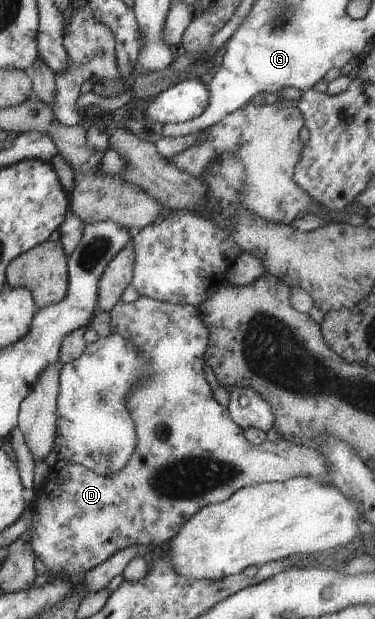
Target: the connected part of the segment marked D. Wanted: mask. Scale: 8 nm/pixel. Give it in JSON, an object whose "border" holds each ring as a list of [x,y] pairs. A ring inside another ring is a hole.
{"border":[[[139,296],[129,303],[120,299],[108,313],[111,332],[131,339],[141,353],[151,359],[155,375],[149,381],[141,381],[139,387],[127,397],[127,409],[131,411],[131,419],[135,423],[137,445],[124,468],[111,475],[98,475],[57,459],[48,469],[43,484],[36,490],[29,529],[30,545],[37,561],[41,561],[41,568],[49,569],[49,577],[81,577],[121,549],[133,545],[157,547],[169,542],[199,509],[227,500],[231,493],[249,485],[281,482],[299,475],[317,477],[319,481],[332,485],[329,466],[319,449],[299,446],[281,438],[250,445],[244,439],[243,430],[230,418],[229,411],[213,399],[203,377],[203,349],[210,341],[210,331],[202,320],[200,307]]]}

